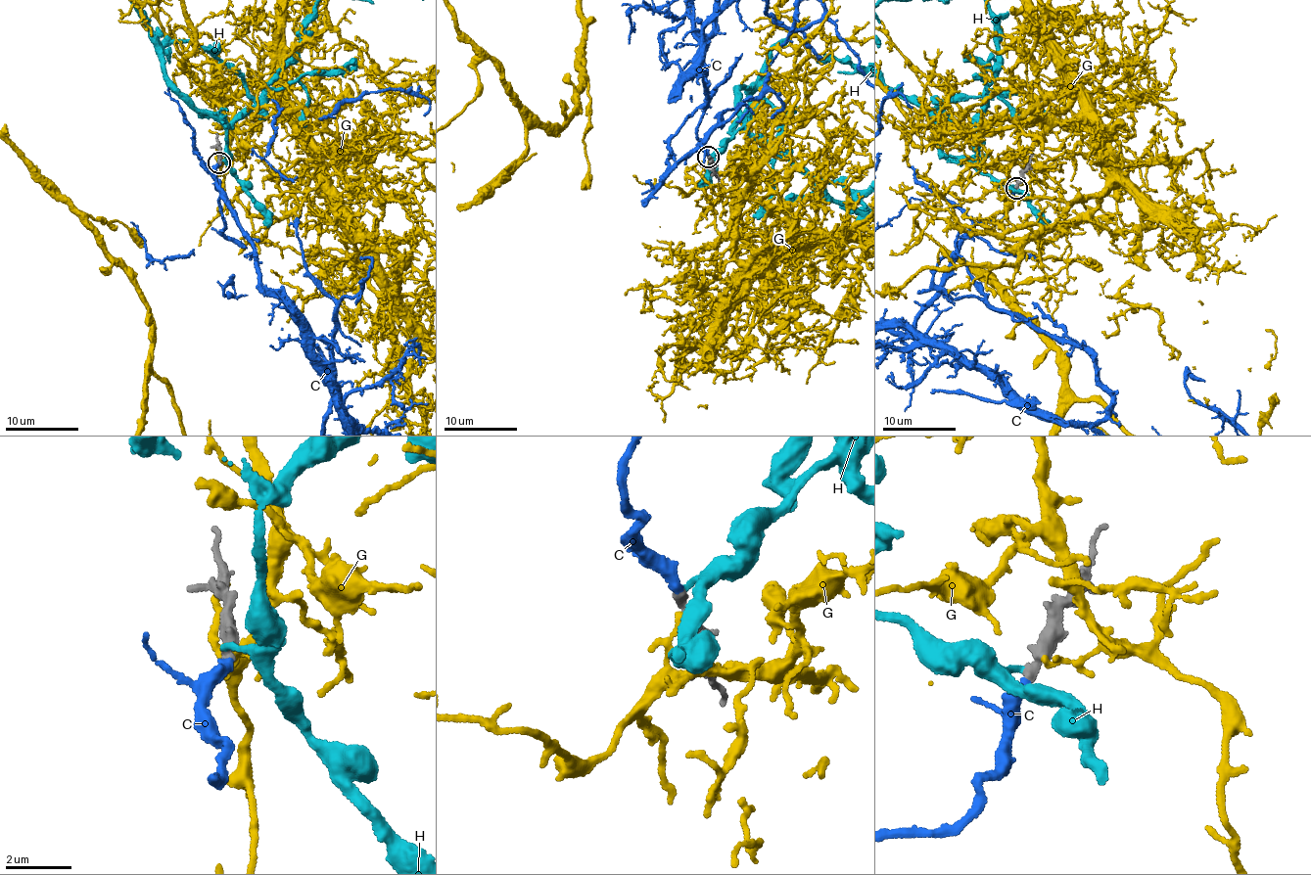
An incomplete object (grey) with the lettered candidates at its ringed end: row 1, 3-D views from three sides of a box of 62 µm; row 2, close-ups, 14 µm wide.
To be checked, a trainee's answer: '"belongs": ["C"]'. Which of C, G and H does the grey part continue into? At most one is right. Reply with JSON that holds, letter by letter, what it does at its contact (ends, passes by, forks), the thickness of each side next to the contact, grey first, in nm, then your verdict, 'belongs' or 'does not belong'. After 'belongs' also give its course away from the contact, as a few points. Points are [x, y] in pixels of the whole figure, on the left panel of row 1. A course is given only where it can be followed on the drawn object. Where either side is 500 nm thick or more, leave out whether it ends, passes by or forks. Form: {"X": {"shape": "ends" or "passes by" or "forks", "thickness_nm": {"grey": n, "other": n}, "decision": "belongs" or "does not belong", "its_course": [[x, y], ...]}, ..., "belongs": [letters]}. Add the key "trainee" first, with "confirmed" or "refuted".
{"trainee": "confirmed", "C": {"shape": "ends", "thickness_nm": {"grey": 340, "other": 360}, "decision": "belongs"}, "G": {"thickness_nm": {"grey": 500, "other": 180}, "decision": "does not belong"}, "H": {"shape": "ends", "thickness_nm": {"grey": 400, "other": 180}, "decision": "does not belong"}, "belongs": ["C"]}

